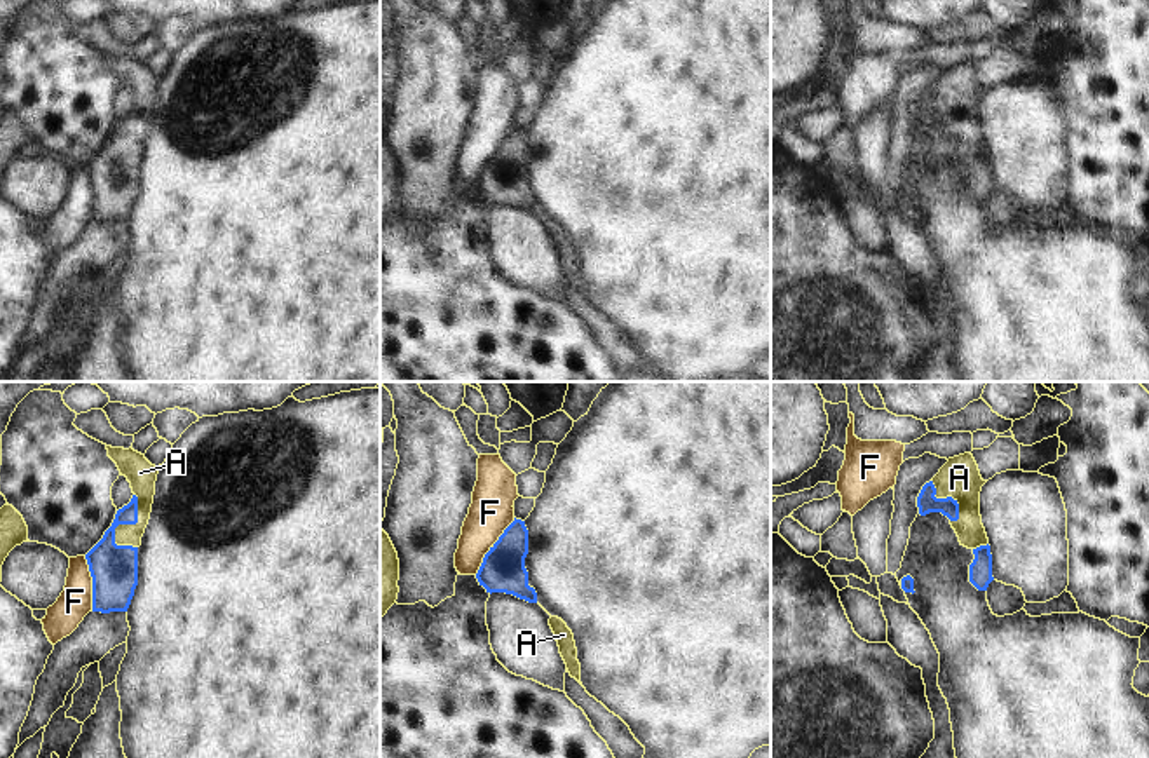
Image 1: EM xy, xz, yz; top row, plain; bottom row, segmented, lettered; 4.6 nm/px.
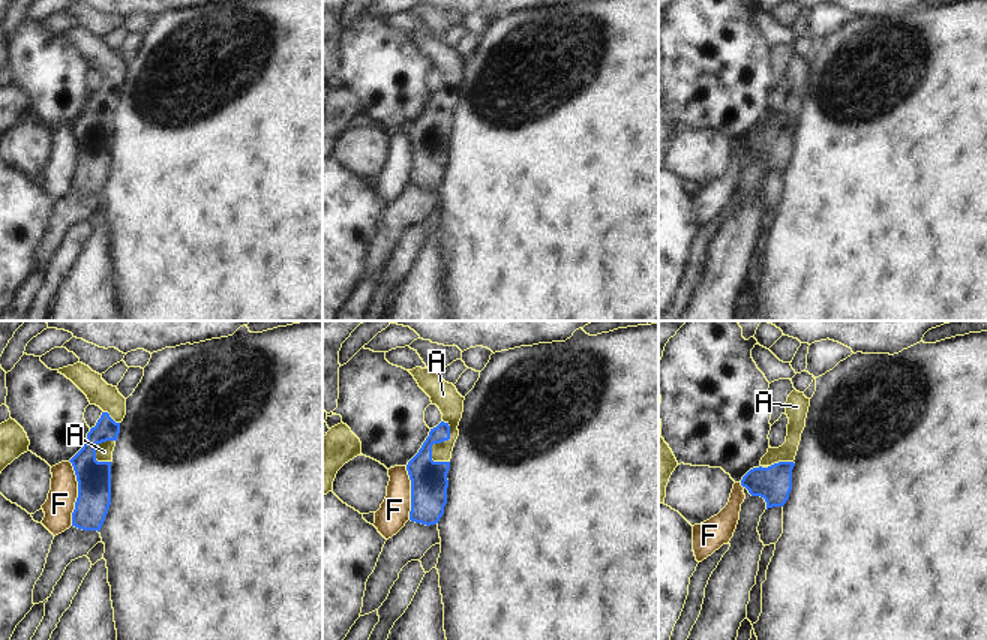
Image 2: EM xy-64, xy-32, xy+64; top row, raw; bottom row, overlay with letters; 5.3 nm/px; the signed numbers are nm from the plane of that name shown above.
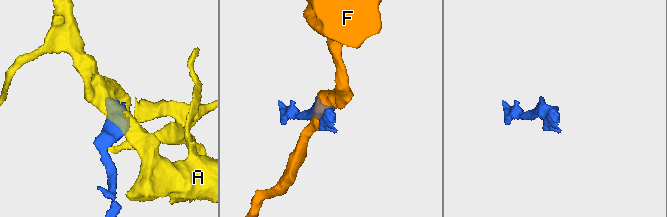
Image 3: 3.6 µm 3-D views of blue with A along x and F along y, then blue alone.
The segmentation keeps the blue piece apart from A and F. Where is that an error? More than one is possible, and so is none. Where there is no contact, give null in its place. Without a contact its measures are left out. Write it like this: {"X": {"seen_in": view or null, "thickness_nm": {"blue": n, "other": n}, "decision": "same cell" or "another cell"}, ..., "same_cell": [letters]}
{"A": {"seen_in": "xy", "thickness_nm": {"blue": 220, "other": 140}, "decision": "same cell"}, "F": {"seen_in": "xz", "thickness_nm": {"blue": 200, "other": 200}, "decision": "another cell"}, "same_cell": ["A"]}

